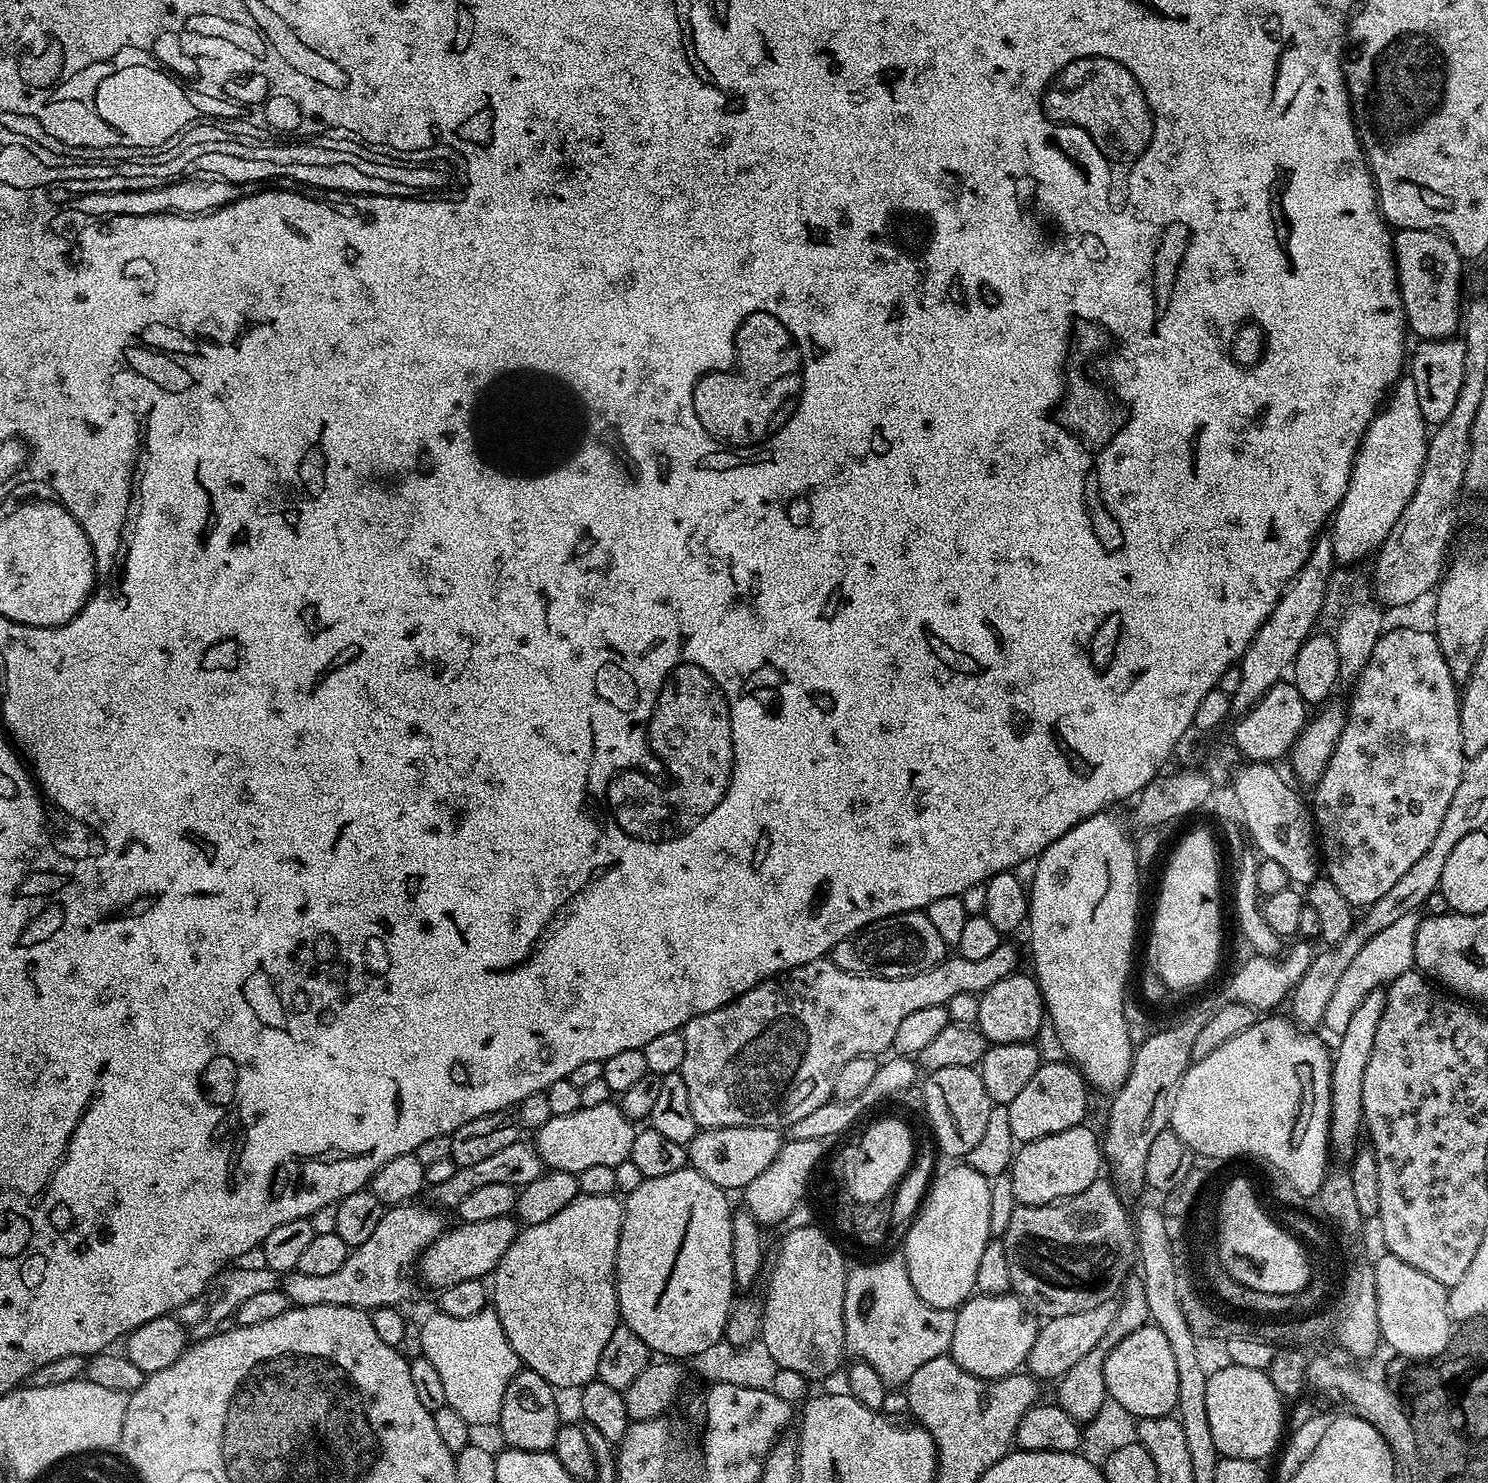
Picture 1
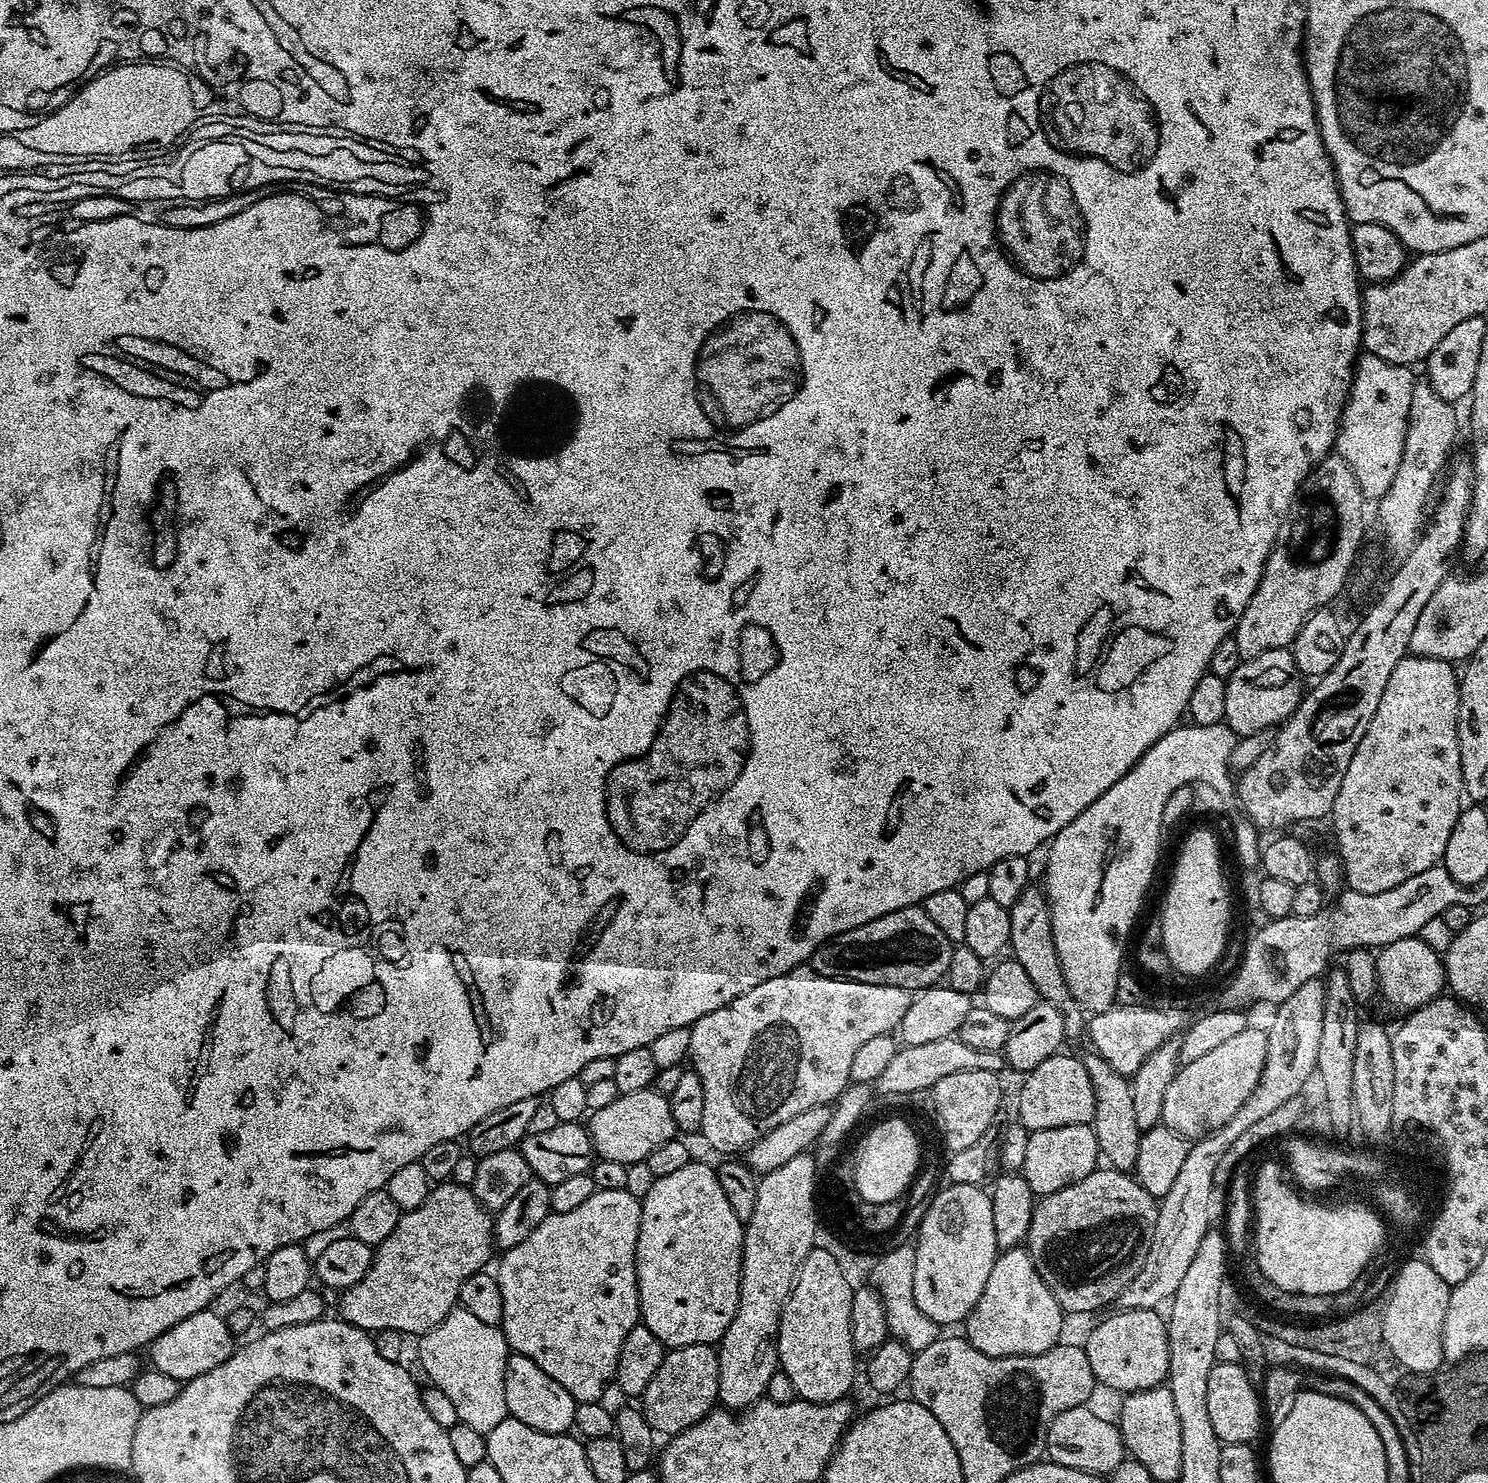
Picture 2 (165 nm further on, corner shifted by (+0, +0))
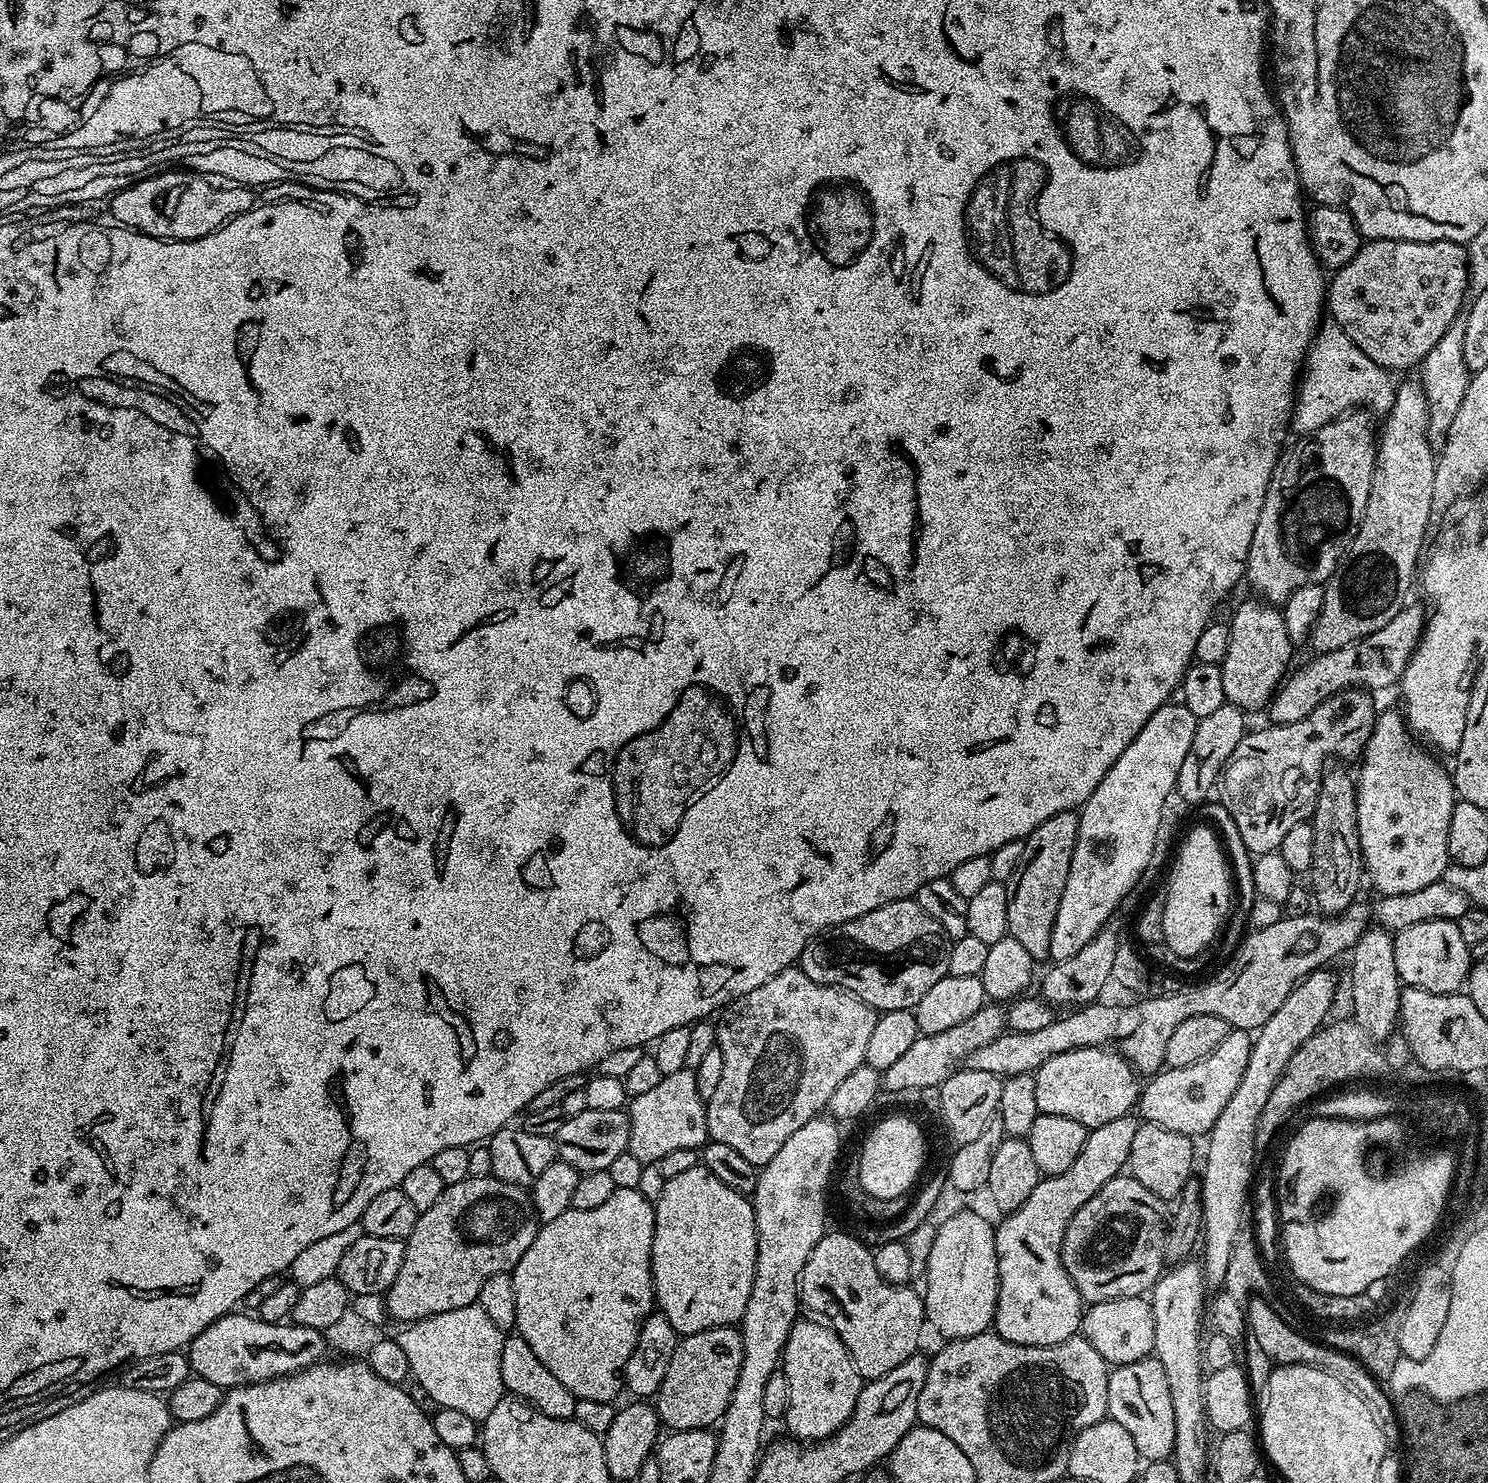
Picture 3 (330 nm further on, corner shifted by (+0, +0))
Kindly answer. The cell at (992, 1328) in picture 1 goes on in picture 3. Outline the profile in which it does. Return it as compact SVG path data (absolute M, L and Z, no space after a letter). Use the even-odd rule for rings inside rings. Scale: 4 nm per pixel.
M1129 1114L1122 1118L1114 1118L1114 1122L1106 1122L1102 1126L1089 1131L1086 1142L1082 1146L1082 1154L1074 1158L1070 1170L1062 1170L1057 1176L1044 1176L1034 1186L1034 1194L1018 1206L1016 1212L1007 1213L996 1230L996 1261L1000 1275L1000 1293L996 1299L996 1318L994 1331L1006 1342L1014 1342L1022 1346L1054 1346L1066 1342L1080 1332L1080 1320L1084 1316L1085 1302L1078 1294L1072 1279L1066 1274L1064 1263L1060 1257L1060 1247L1073 1214L1110 1178L1121 1175L1125 1171L1130 1154L1130 1146L1134 1143L1134 1134L1138 1134L1138 1120Z

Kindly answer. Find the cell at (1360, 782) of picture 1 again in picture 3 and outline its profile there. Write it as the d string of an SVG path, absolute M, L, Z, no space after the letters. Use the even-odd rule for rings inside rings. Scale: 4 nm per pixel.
M1381 711L1376 718L1376 725L1372 727L1370 738L1364 744L1364 751L1359 757L1360 773L1355 773L1354 781L1356 788L1357 802L1357 836L1360 839L1360 858L1363 871L1366 873L1366 880L1377 888L1380 896L1393 896L1394 894L1411 894L1413 890L1422 890L1422 886L1430 886L1438 882L1444 875L1450 863L1448 851L1450 850L1450 818L1454 814L1454 806L1458 799L1456 795L1456 785L1452 782L1451 771L1443 768L1437 757L1421 741L1417 740L1408 730L1408 722L1399 711Z

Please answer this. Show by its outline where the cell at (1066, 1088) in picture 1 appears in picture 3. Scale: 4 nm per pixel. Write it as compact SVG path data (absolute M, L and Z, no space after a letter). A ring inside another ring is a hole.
M1079 1048L1054 1054L1034 1074L1035 1101L1039 1114L1058 1114L1074 1118L1089 1130L1129 1115L1140 1099L1138 1073L1119 1051L1107 1048Z

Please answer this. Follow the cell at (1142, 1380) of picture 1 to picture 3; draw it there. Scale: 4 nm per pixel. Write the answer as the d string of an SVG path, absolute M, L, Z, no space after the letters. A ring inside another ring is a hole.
M1127 1296L1089 1304L1080 1320L1080 1332L1090 1342L1090 1346L1094 1346L1098 1354L1102 1354L1109 1366L1149 1359L1153 1355L1154 1346L1152 1305L1144 1296Z

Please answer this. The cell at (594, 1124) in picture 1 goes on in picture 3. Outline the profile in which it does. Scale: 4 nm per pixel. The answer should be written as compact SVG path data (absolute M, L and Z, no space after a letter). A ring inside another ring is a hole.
M688 1068L664 1076L648 1093L631 1097L626 1111L630 1122L628 1152L644 1165L659 1164L673 1150L700 1150L709 1143L706 1101L698 1094L695 1071Z

